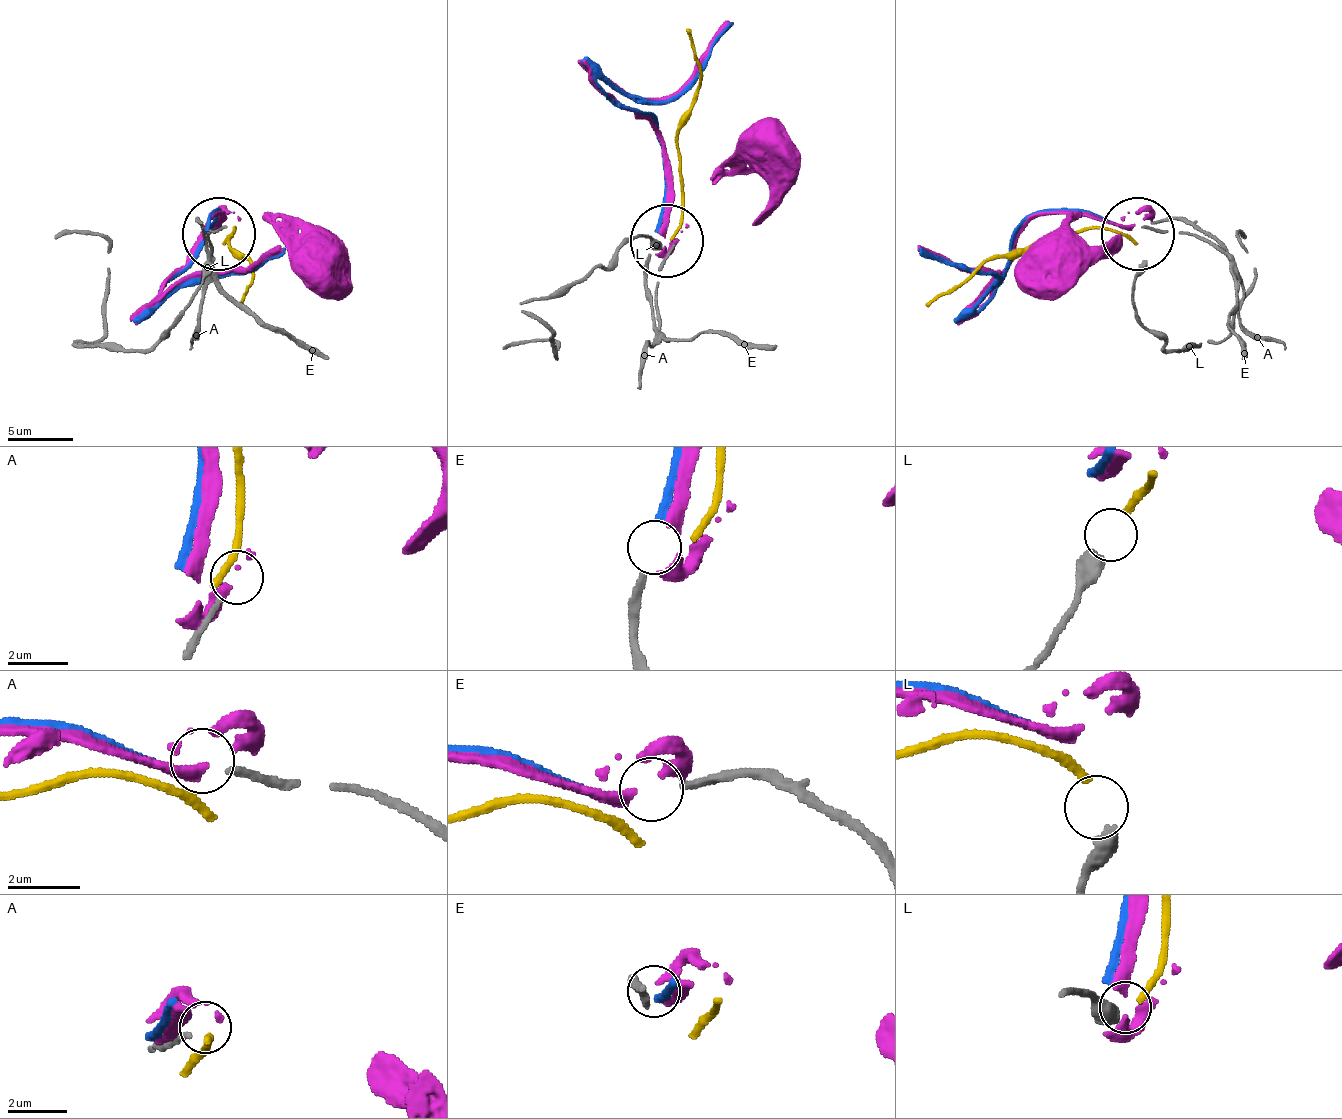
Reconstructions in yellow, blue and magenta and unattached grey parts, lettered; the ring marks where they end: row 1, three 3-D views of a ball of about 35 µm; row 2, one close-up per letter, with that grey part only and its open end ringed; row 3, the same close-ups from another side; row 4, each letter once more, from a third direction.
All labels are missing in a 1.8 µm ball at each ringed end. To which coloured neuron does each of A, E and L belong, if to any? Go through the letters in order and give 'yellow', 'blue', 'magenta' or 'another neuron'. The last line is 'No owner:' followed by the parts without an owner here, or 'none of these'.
A: another neuron
E: blue
L: yellow
No owner: A

